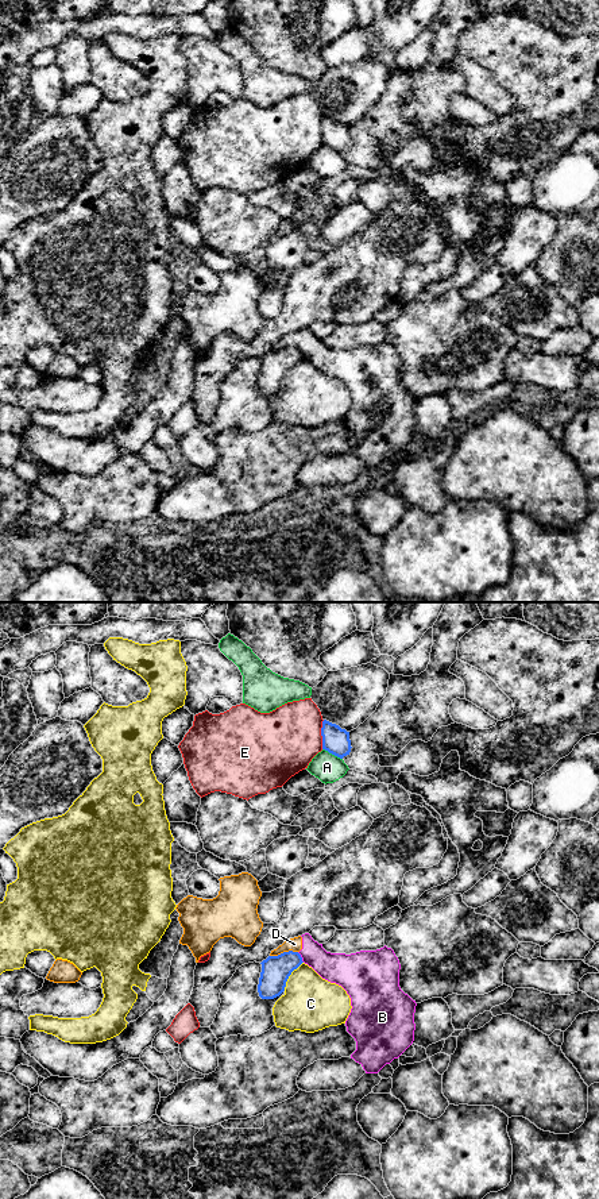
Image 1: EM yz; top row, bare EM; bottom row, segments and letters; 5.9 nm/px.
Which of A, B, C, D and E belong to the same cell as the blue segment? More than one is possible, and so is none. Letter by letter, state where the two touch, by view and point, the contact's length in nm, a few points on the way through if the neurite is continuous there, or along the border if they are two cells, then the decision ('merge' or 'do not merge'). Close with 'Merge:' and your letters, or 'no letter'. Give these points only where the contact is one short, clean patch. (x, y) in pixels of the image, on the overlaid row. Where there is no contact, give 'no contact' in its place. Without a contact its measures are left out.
A: meets blue in yz at (332, 754); contact 140 nm long; do not merge
B: meets blue in yz at (301, 957); contact 80 nm long; border along yz (297, 952), (304, 962); do not merge
C: meets blue in yz at (289, 975); contact 200 nm long; do not merge
D: meets blue in yz at (283, 952); contact 170 nm long; border along yz (297, 951), (283, 951), (270, 956); do not merge
E: meets blue in yz at (321, 735); contact 180 nm long; do not merge
Merge: no letter

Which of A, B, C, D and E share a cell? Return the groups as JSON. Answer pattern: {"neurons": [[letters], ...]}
{"neurons": [["A"], ["B", "D"], ["C"], ["E"]]}

